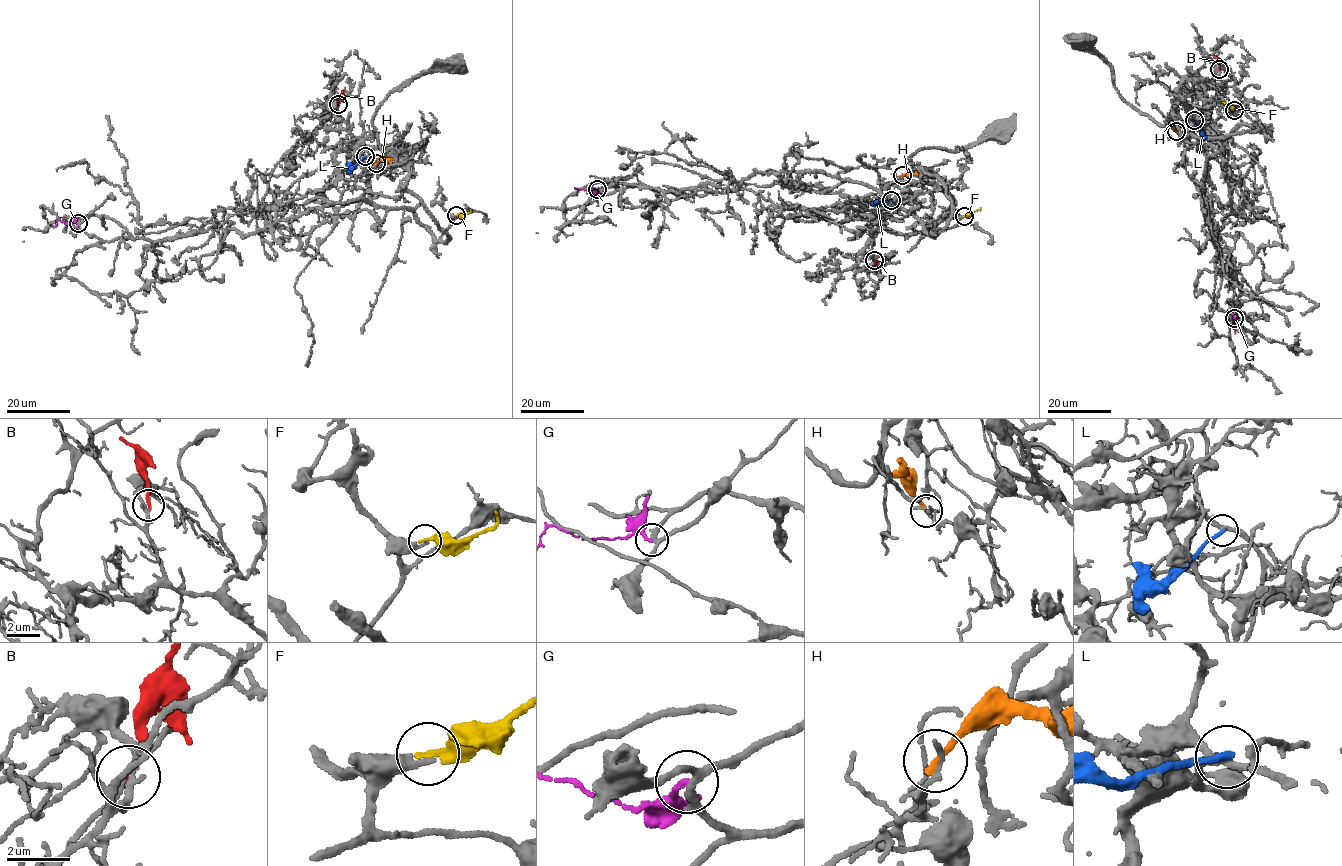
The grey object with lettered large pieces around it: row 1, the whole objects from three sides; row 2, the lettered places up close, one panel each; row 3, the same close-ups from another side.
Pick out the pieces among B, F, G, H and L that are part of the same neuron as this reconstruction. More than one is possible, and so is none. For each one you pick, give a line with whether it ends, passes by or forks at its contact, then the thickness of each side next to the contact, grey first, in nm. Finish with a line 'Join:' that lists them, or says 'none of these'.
B: it ends there; 180 nm thick on the grey side, 190 nm on the other
F: it ends there; 200 nm thick on the grey side, 320 nm on the other
Join: B, F

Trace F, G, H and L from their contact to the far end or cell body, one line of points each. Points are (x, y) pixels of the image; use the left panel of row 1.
F: (456, 215), (468, 213), (470, 209)
G: (78, 223), (58, 221), (55, 227)
H: (376, 164), (379, 160), (392, 159)
L: (365, 156), (347, 171)

